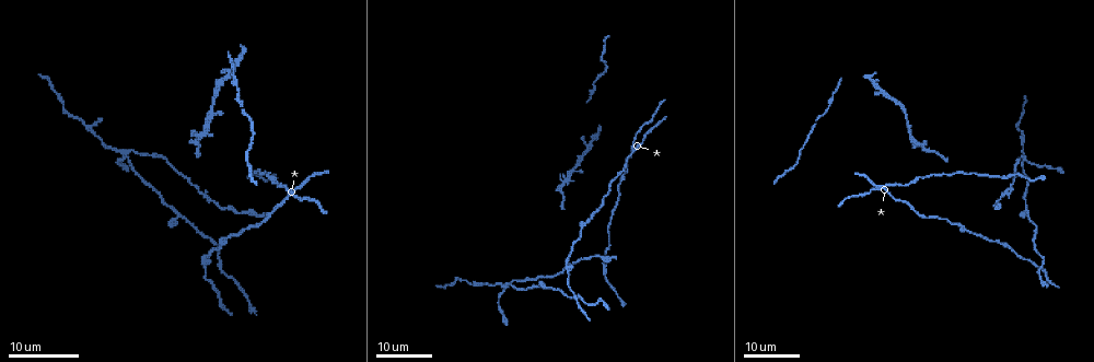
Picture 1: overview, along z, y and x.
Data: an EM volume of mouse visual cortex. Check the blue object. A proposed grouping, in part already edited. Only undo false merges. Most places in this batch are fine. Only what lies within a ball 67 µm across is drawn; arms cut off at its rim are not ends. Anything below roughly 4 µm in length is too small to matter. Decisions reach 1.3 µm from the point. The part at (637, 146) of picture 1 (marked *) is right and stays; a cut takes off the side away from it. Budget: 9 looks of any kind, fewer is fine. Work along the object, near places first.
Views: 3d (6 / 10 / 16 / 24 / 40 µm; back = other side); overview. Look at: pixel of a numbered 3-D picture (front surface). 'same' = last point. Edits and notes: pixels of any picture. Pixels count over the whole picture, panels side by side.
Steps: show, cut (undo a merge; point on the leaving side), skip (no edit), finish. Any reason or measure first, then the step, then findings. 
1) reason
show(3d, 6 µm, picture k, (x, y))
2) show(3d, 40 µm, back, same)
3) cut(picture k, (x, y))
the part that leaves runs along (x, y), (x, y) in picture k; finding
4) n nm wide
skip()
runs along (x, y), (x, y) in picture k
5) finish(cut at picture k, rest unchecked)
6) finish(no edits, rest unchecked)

thick turns thin
show(3d, 16 µm, picture 1, (559, 190))

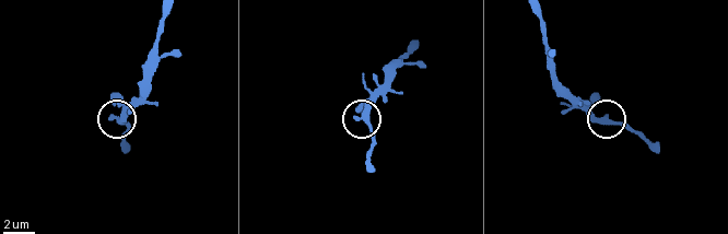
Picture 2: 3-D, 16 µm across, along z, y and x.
show(3d, 10 µm, picture 2, (612, 122))

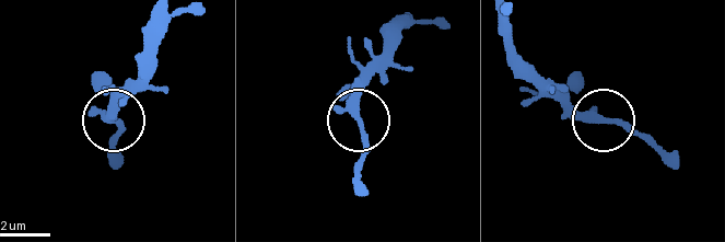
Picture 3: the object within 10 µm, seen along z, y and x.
3 arms
skip()
continuous, no second neuron

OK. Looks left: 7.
narrows sharply
show(3d, 16 µm, picture 1, (204, 261))

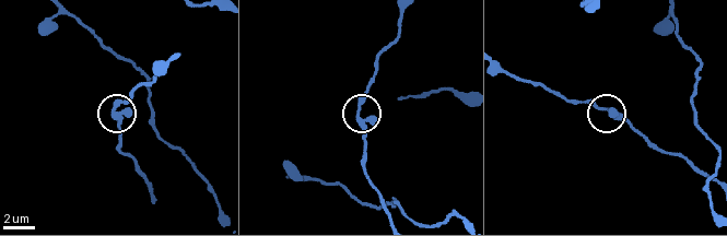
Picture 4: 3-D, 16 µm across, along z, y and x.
show(3d, 6 µm, picture 4, (358, 110))

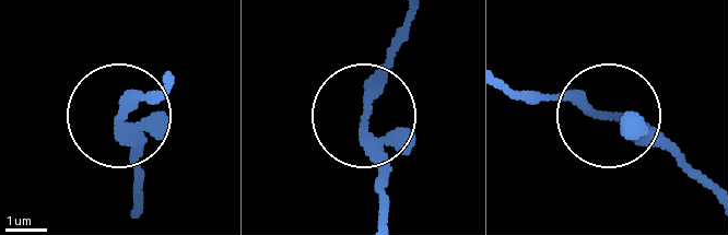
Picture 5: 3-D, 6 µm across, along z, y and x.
240 nm wide
skip()
all the same neuron

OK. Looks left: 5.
show(3d, 16 µm, picture 1, (176, 214))

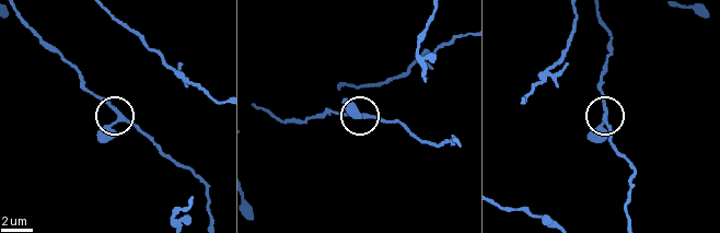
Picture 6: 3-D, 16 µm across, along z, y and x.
show(3d, 6 µm, picture 6, (606, 109))

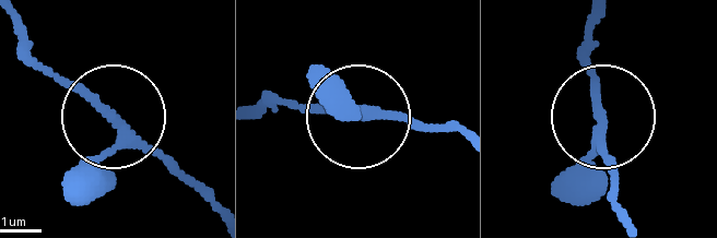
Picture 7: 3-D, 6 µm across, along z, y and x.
200 nm wide
skip()
one neuron here

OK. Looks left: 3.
calibre changes
show(3d, 24 µm, picture 1, (965, 229))

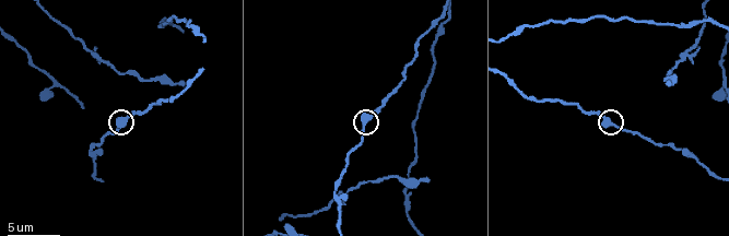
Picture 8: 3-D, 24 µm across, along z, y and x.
show(3d, 10 µm, picture 8, (364, 123))

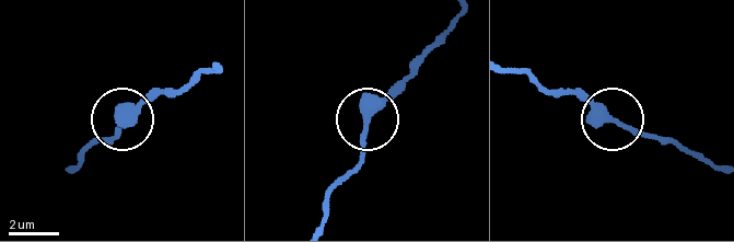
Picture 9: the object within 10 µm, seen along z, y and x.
skip()
runs along (458, 16), (366, 116), (359, 171) in picture 9; continuous, no second neuron

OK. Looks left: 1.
finish(no edits, rest unchecked)

